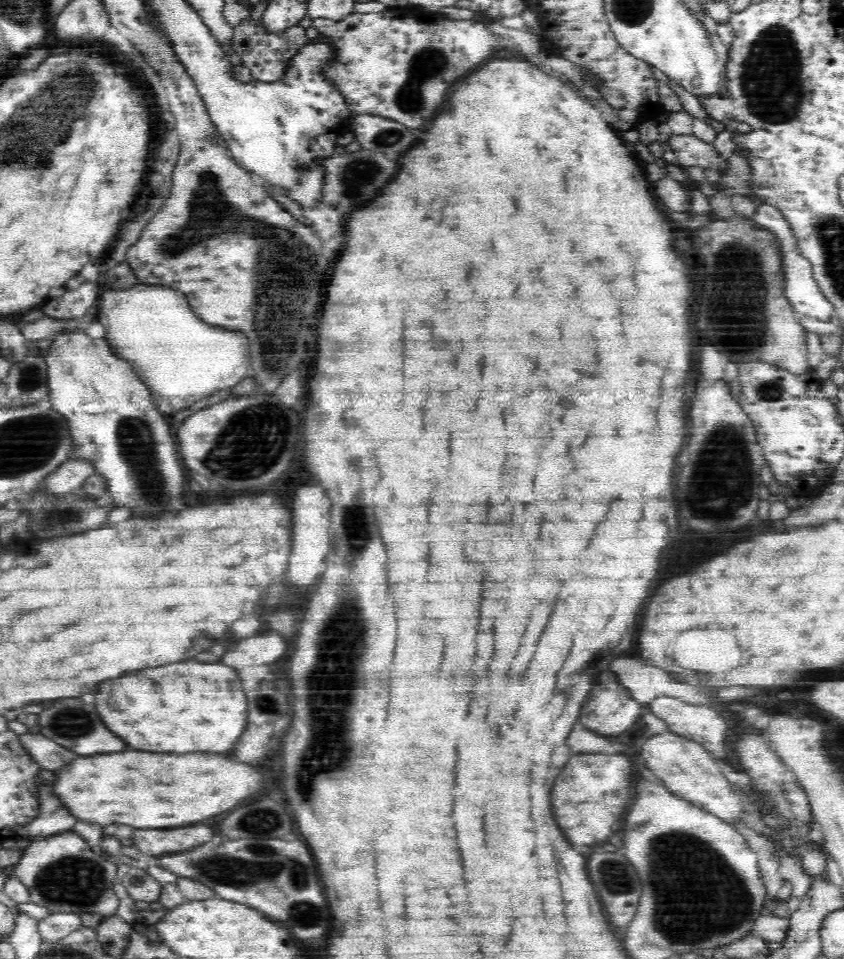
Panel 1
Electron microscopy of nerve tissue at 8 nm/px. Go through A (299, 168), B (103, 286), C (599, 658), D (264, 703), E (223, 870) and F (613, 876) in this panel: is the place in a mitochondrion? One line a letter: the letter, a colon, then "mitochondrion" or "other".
A: mitochondrion
B: other
C: mitochondrion
D: mitochondrion
E: mitochondrion
F: mitochondrion

